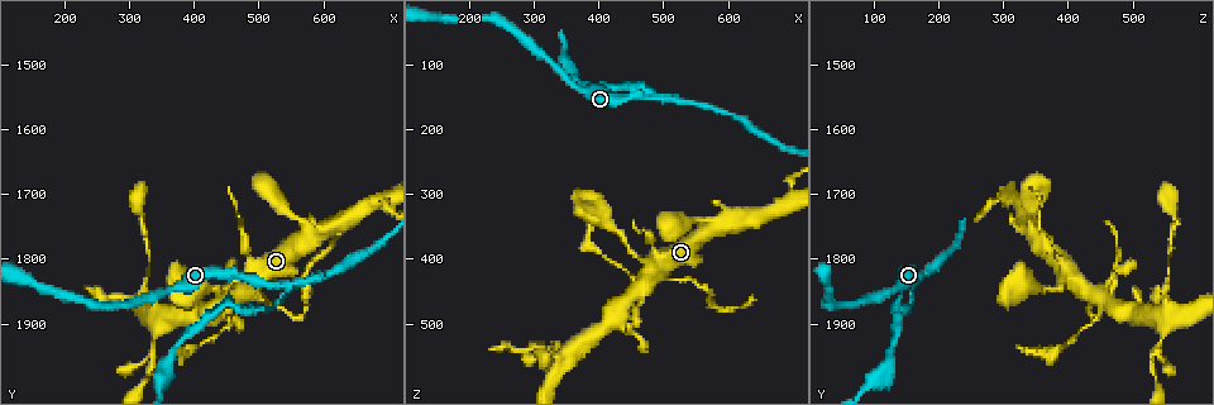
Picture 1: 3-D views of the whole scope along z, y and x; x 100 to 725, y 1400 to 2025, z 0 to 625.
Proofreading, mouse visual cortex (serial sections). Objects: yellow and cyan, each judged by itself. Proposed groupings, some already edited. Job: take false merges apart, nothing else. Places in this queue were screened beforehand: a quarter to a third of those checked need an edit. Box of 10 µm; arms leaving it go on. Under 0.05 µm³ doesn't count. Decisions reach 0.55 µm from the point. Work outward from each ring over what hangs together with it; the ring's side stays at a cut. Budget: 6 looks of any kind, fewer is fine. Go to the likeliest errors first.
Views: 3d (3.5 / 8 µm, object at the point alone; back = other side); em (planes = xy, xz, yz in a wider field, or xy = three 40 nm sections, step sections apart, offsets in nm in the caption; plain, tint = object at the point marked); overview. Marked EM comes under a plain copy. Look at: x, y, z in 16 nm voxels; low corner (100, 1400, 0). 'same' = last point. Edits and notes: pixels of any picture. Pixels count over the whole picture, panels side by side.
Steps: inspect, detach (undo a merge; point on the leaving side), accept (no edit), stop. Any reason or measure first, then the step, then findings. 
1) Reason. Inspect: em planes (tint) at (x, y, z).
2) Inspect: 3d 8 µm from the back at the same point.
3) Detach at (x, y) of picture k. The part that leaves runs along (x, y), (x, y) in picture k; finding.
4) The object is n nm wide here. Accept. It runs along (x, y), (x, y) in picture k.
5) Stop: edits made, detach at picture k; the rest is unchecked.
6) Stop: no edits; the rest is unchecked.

A narrow waist. Inspect: 3d 3.5 µm at (525, 1865, 430).

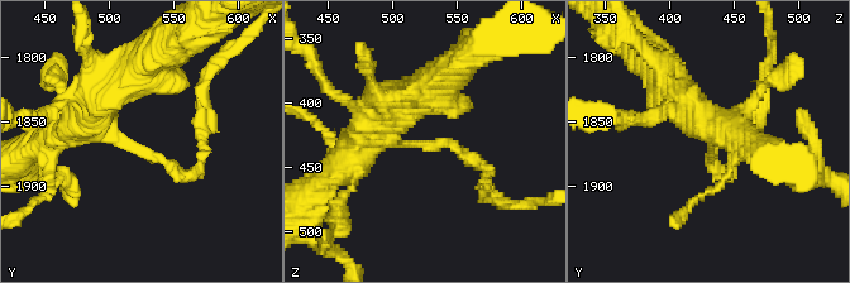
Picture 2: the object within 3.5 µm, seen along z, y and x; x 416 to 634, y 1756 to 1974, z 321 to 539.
The arms are 150, 450 nm wide. Inspect: em xy step 1 (tint) at (520, 1870, 430).

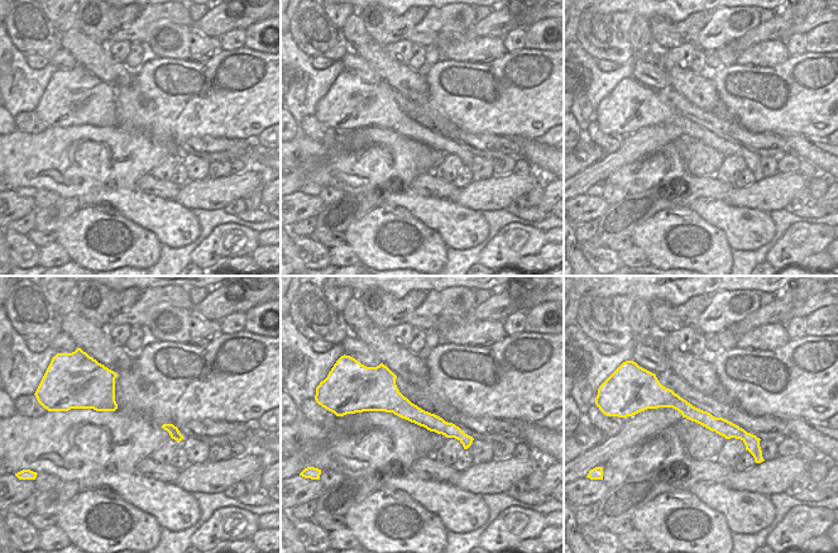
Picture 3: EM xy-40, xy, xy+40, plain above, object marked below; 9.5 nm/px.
Cut it another way. Inspect: em planes (tint) at the same point.

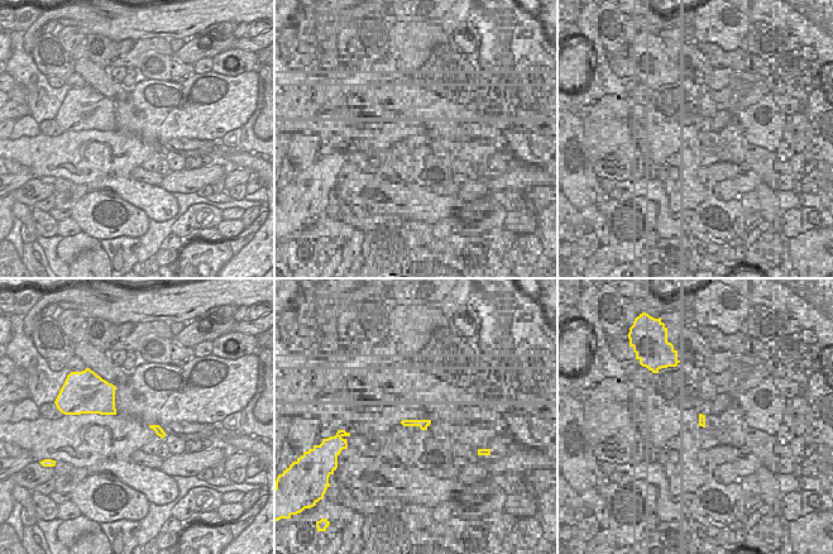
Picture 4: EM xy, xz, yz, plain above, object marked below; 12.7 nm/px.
Accept. It runs along (94, 108), (82, 120), (180, 174), (203, 162) in picture 2; one cell here.

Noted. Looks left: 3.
A fork. Inspect: 3d 8 µm at (540, 1850, 160).

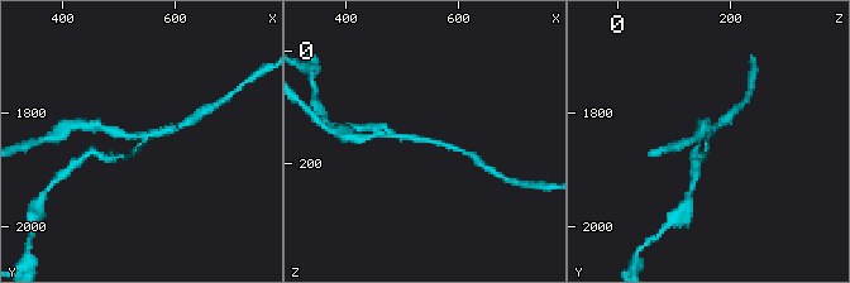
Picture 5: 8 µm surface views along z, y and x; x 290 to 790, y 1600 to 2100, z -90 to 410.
Inspect: 3d 3.5 µm at the same point.

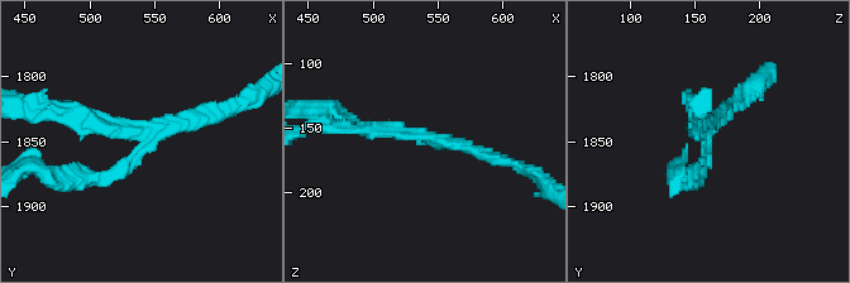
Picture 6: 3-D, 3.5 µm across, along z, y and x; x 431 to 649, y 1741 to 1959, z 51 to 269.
Inspect: em xy step 1 (tint) at (540, 1846, 154).

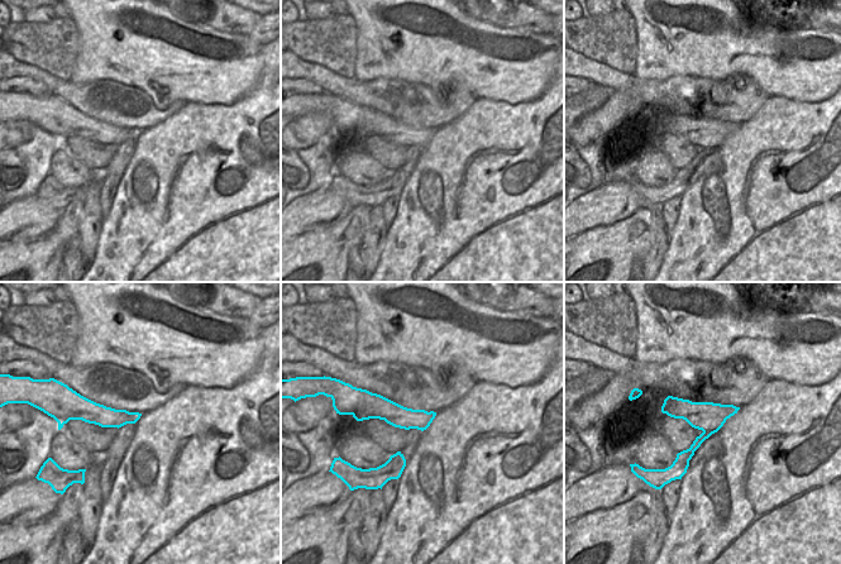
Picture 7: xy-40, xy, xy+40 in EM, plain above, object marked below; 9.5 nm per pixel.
The object is 220 nm wide here. Detach at (109, 178) of picture 6. A border runs along (703, 430), (713, 433) in picture 7; a second cell is stuck on.

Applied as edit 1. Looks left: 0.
Stop: edits made, detach at picture 6; the rest is unchecked.

